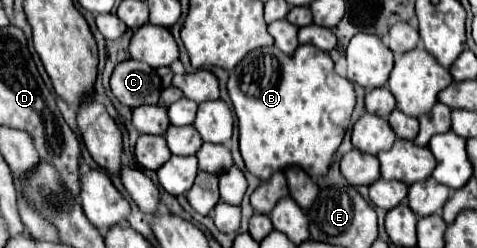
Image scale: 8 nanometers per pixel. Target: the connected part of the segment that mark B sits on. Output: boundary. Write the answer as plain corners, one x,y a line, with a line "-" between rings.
313,44
299,46
291,56
283,54
275,46
257,48
229,72
227,90
239,122
241,156
253,176
269,180
273,172
285,170
287,166
305,168
311,178
327,174
331,158
345,136
355,108
353,84
335,72
335,64
327,52
313,48

